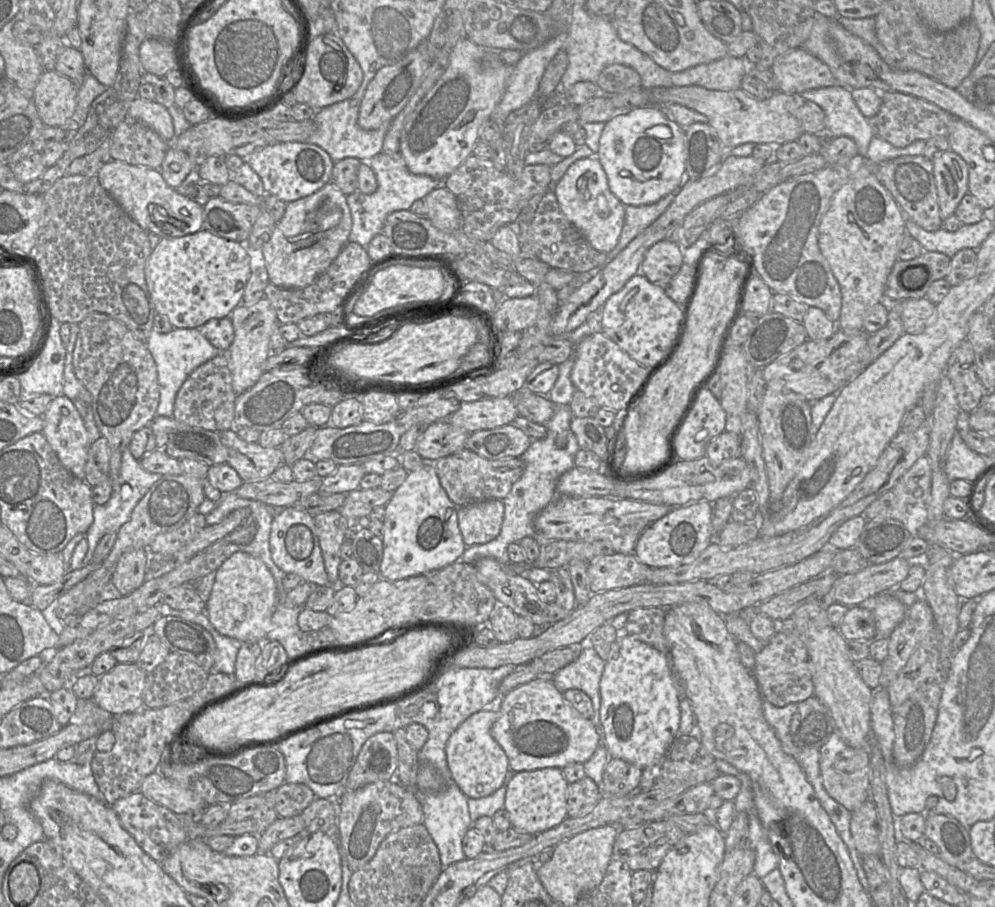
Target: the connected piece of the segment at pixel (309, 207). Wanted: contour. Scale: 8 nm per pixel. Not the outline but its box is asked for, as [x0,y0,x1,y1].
[260,181,352,289]

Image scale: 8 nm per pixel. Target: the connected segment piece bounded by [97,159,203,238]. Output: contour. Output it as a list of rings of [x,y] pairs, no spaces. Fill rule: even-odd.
[[[112,159],[99,170],[97,178],[123,211],[146,232],[162,238],[180,237],[202,229],[203,206],[170,187],[159,169]]]

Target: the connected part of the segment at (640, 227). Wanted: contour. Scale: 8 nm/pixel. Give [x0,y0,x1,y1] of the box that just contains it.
[608,191,677,261]

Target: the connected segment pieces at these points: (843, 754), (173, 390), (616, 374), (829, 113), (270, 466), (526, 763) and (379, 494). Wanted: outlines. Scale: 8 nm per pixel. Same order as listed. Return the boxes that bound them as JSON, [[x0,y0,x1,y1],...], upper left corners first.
[[819,731,870,812],[145,328,222,417],[571,332,649,411],[800,84,875,157],[220,428,285,482],[491,676,601,772],[337,487,393,521]]

